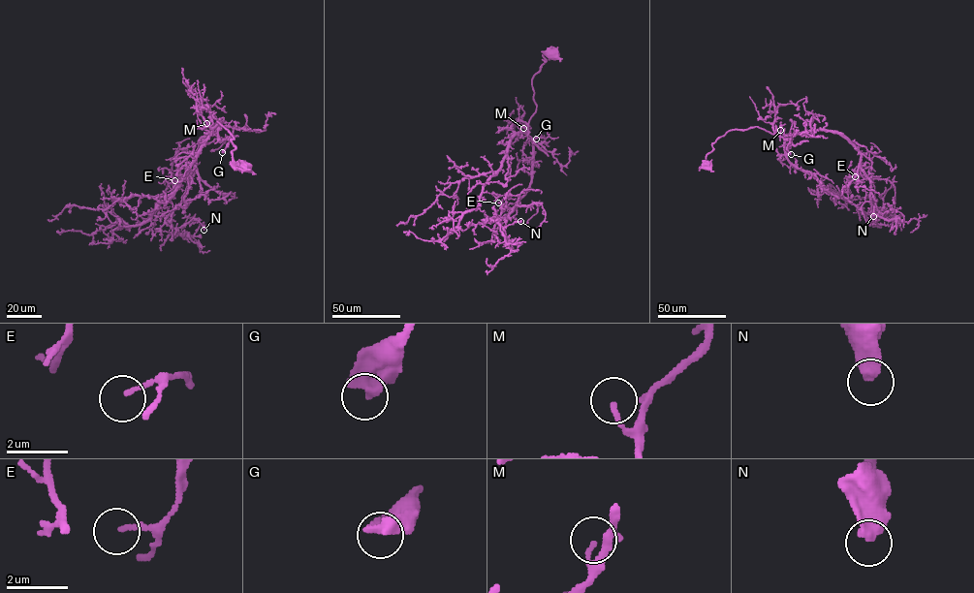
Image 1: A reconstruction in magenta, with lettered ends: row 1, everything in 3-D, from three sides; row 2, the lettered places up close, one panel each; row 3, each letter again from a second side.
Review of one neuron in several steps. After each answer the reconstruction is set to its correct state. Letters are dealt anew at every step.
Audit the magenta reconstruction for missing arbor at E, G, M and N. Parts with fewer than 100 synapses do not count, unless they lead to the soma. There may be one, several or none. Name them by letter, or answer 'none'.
none

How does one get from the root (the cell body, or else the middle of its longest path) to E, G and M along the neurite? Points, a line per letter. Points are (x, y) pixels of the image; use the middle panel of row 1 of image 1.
E: (553, 53), (544, 54), (532, 79), (530, 188), (516, 208), (498, 202)
G: (553, 53), (544, 54), (532, 79), (536, 109), (527, 136), (535, 144), (545, 140), (536, 139)
M: (553, 53), (544, 54), (546, 60), (543, 60), (532, 79), (536, 109), (523, 128)

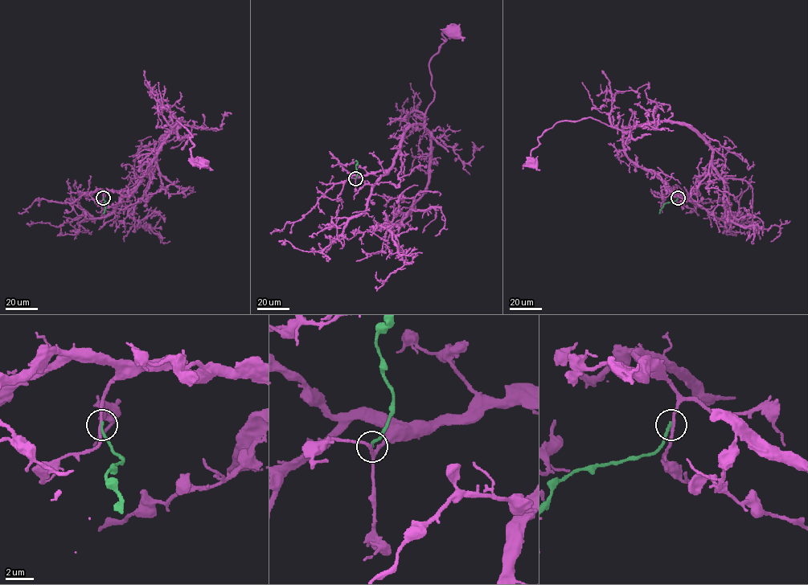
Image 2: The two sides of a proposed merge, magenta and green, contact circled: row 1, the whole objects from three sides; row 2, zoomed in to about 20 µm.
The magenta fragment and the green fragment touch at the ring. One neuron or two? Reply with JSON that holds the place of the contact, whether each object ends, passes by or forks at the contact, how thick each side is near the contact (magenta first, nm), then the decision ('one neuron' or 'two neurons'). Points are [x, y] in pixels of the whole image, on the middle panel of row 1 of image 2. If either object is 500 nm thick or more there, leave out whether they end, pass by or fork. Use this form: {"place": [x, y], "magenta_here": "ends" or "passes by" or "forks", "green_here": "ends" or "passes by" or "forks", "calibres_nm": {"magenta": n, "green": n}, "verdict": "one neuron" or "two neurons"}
{"place": [355, 178], "magenta_here": "passes by", "green_here": "ends", "calibres_nm": {"magenta": 190, "green": 180}, "verdict": "two neurons"}

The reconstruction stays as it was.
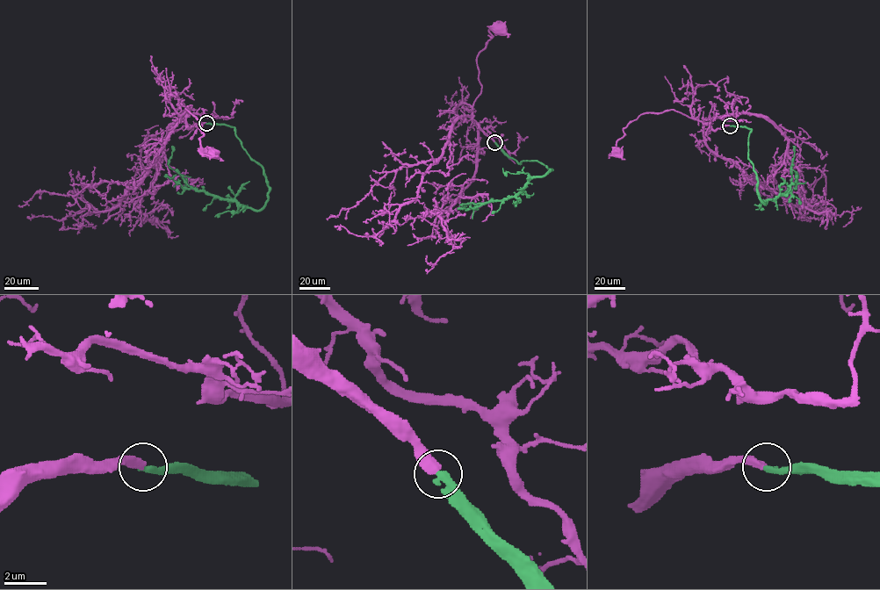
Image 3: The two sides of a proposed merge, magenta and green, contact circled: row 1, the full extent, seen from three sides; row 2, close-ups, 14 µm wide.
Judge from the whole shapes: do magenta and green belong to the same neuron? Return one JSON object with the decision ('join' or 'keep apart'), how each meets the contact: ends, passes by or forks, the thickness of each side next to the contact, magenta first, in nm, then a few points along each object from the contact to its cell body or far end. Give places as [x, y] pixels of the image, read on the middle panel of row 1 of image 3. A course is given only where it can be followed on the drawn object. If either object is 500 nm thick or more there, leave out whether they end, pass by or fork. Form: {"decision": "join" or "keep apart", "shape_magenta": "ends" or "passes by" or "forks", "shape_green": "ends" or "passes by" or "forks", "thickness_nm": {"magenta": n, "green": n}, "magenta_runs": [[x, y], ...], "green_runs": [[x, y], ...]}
{"decision": "join", "shape_magenta": "ends", "shape_green": "ends", "thickness_nm": {"magenta": 440, "green": 360}, "magenta_runs": [[494, 142], [472, 117], [472, 107], [481, 88], [477, 55], [489, 35], [492, 36], [489, 29], [501, 29]], "green_runs": [[494, 142], [520, 164], [522, 161], [537, 161], [551, 169], [532, 177], [514, 196], [461, 204], [464, 205]]}

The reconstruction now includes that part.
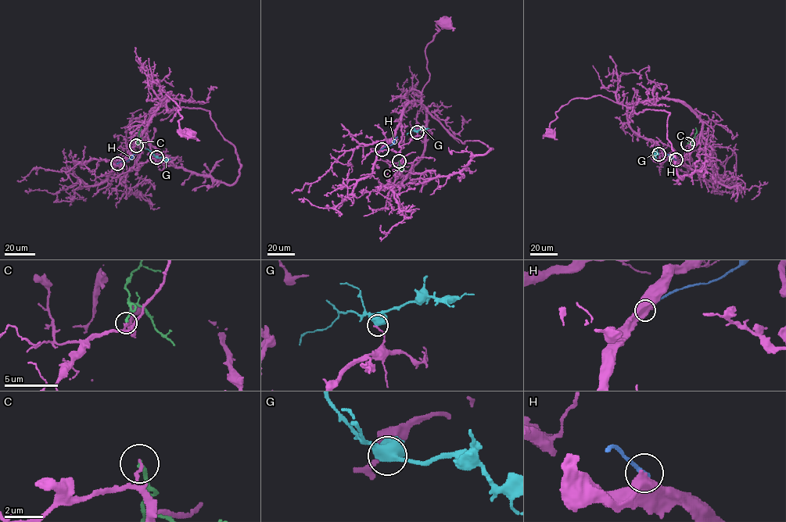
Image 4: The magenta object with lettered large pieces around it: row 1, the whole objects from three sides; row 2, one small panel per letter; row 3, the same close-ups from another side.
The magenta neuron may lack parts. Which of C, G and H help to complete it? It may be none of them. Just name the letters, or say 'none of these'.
none of these

